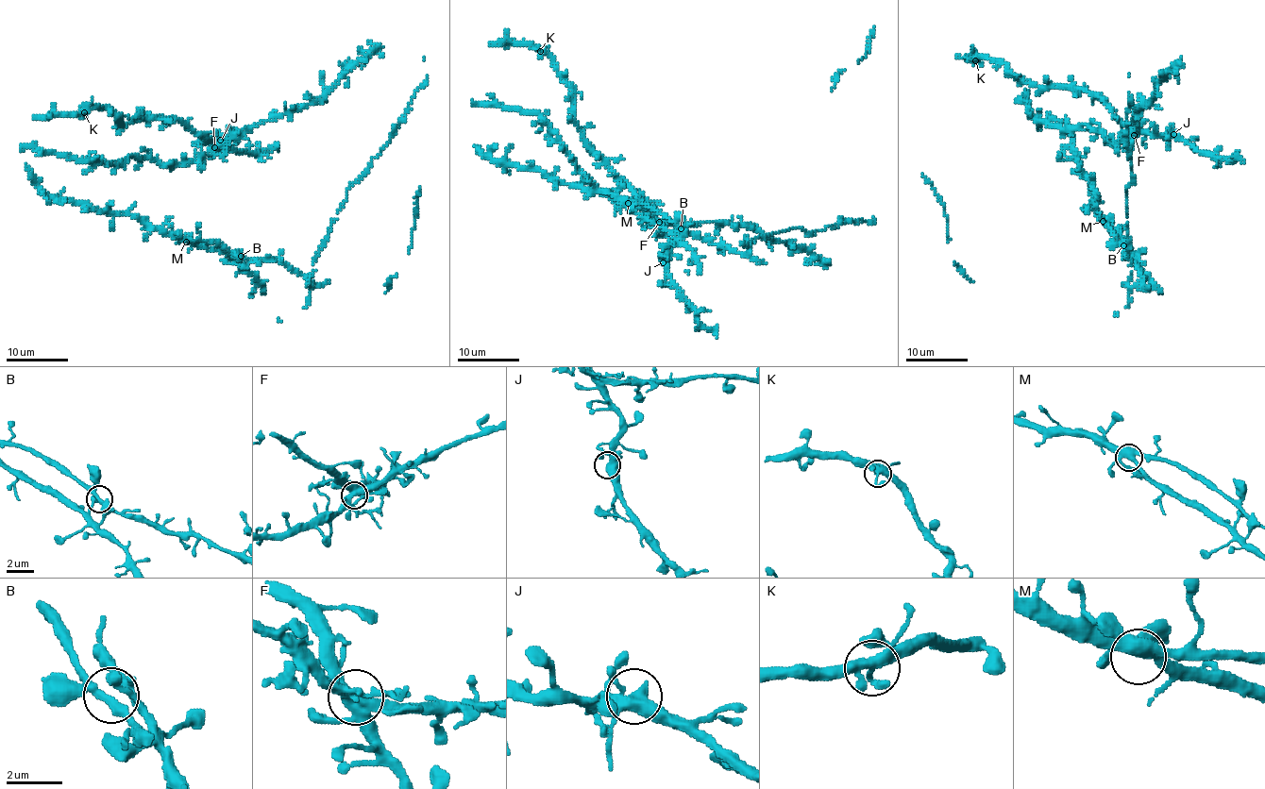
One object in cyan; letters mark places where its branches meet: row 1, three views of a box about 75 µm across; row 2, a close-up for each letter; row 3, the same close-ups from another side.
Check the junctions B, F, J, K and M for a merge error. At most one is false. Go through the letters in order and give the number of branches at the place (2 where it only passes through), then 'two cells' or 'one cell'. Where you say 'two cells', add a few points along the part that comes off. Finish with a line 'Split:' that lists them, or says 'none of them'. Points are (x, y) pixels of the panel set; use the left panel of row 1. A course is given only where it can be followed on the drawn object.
B: branches 5; one cell
F: branches 6; one cell
J: branches 5; one cell
K: branches 6; one cell
M: branches 5; one cell
Split: none of them

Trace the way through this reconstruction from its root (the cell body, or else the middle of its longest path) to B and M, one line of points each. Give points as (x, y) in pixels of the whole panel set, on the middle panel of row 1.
B: (640, 205), (649, 205), (665, 213), (681, 228)
M: (640, 205), (628, 203)

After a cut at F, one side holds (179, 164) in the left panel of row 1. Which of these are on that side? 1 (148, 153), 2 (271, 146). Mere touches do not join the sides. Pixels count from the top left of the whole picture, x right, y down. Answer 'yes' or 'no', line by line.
1: yes
2: no

